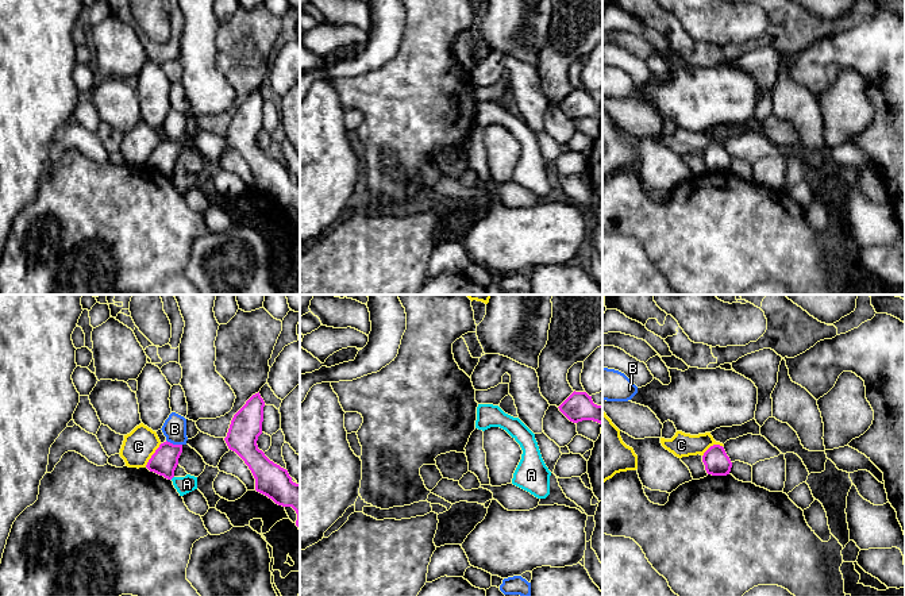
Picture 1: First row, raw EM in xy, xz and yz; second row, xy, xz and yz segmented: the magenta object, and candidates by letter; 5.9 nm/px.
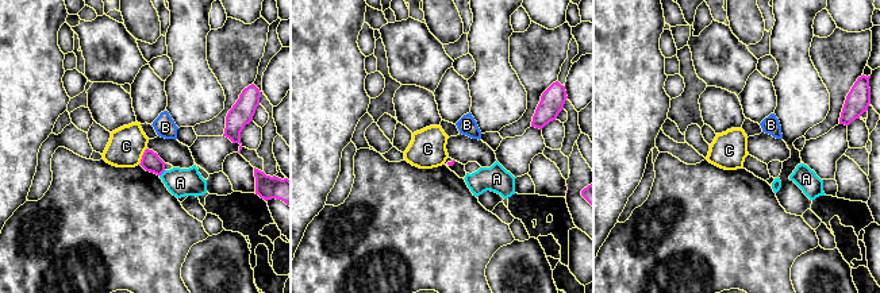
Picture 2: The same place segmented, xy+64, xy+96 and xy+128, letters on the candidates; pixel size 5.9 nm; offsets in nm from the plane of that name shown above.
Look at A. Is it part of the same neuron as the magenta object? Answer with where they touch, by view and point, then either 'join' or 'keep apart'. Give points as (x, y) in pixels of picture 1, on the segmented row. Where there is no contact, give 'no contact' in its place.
xy (172, 477) | keep apart

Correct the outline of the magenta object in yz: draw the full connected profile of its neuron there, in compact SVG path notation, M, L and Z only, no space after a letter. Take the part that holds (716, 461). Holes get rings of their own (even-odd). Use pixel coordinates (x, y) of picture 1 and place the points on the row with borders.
M720 445L710 446L702 455L705 470L712 476L727 476L731 472L732 462Z

